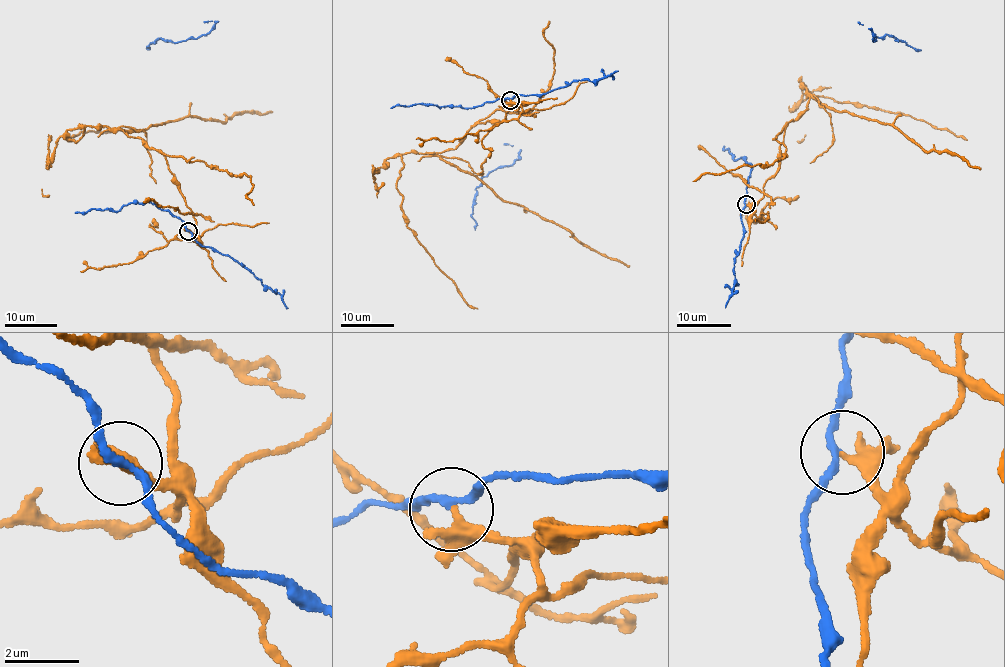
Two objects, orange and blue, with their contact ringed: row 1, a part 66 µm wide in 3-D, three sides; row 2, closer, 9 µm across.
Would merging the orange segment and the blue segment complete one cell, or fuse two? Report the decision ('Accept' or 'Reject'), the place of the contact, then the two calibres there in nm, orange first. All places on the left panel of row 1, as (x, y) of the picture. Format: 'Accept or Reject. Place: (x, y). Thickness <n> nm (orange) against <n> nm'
Reject. Place: (188, 231). Thickness 190 nm (orange) against 190 nm

